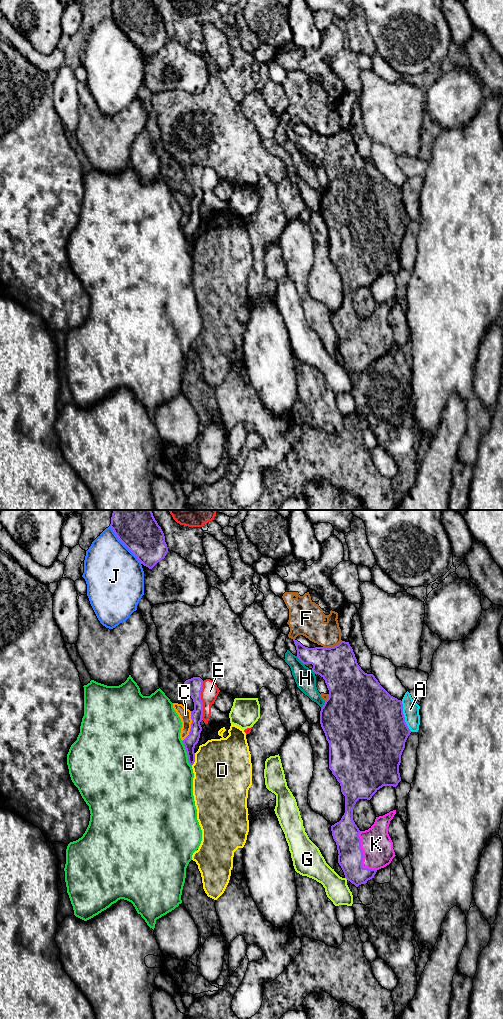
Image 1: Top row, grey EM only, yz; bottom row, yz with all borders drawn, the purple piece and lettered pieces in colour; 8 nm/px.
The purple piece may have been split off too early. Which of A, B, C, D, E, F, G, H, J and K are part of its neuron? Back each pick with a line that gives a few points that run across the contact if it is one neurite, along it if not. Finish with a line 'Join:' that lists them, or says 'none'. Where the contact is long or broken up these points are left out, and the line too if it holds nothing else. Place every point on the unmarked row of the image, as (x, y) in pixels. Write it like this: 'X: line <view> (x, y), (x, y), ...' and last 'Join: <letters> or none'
Join: K

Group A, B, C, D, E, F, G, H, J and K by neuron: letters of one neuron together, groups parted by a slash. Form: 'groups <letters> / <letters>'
groups A / B / C / D / E / F / G / H / J / K

